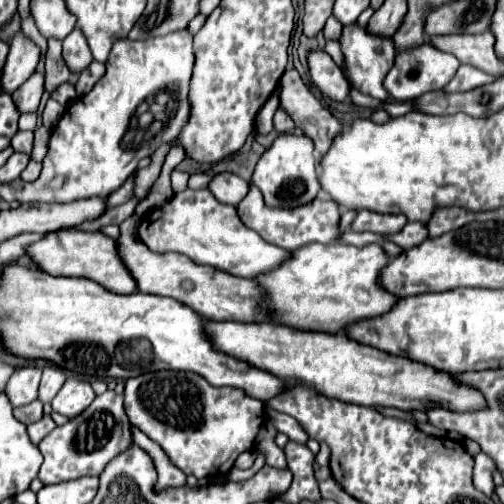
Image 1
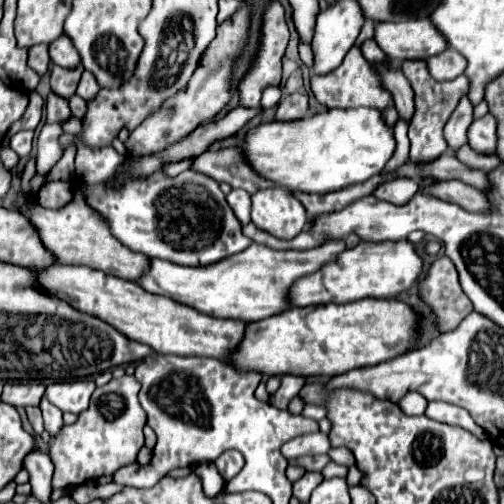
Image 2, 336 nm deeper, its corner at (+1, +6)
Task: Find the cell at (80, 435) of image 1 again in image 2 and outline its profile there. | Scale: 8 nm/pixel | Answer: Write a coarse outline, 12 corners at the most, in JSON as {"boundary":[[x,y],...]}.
{"boundary":[[134,376],[94,390],[50,438],[54,490],[136,460],[146,412]]}

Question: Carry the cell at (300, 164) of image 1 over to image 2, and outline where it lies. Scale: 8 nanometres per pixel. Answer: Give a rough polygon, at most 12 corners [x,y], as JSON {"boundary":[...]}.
{"boundary":[[286,186],[252,194],[252,222],[294,238],[306,210]]}

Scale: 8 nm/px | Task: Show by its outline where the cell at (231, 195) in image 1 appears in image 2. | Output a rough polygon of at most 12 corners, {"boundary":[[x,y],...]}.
{"boundary":[[232,190],[226,196],[242,224],[250,222],[250,194]]}

